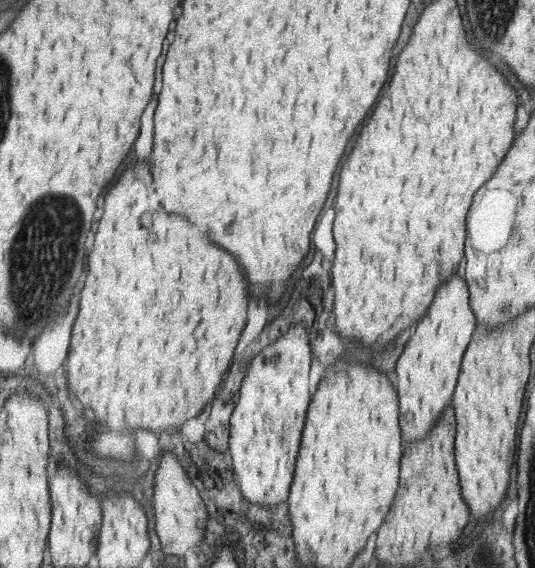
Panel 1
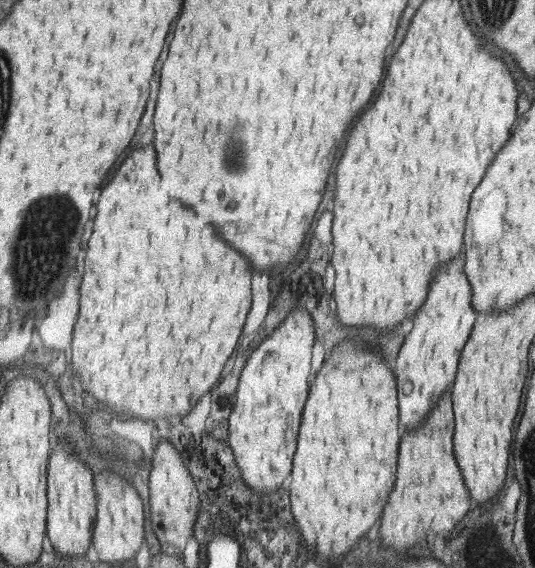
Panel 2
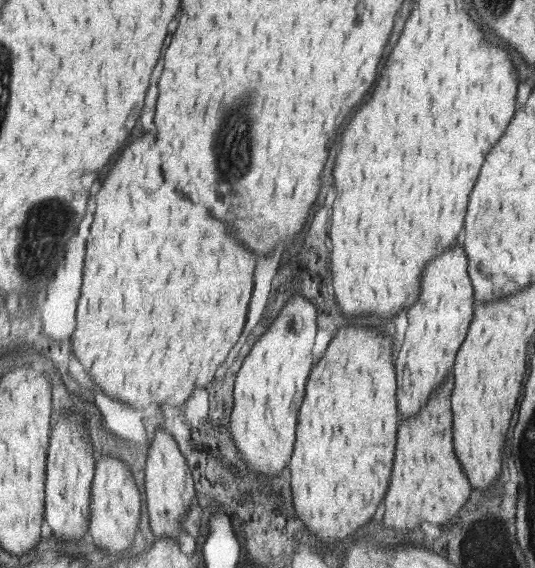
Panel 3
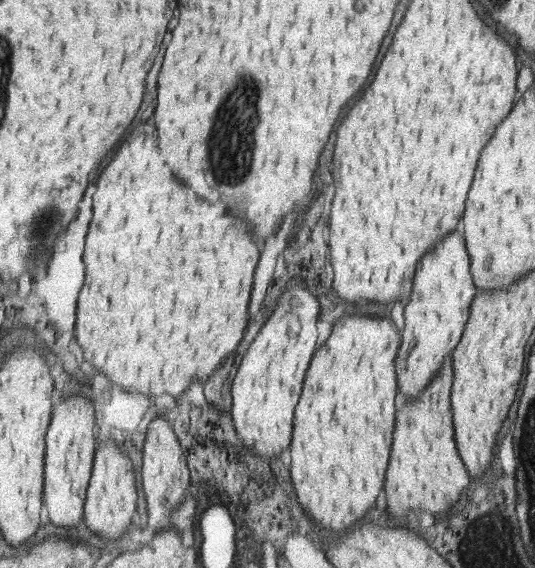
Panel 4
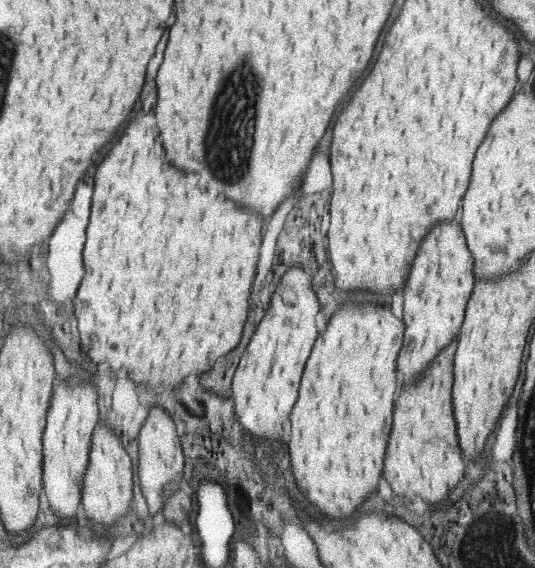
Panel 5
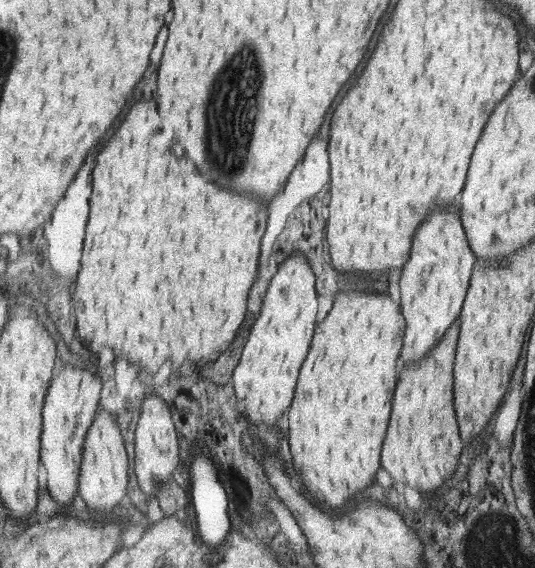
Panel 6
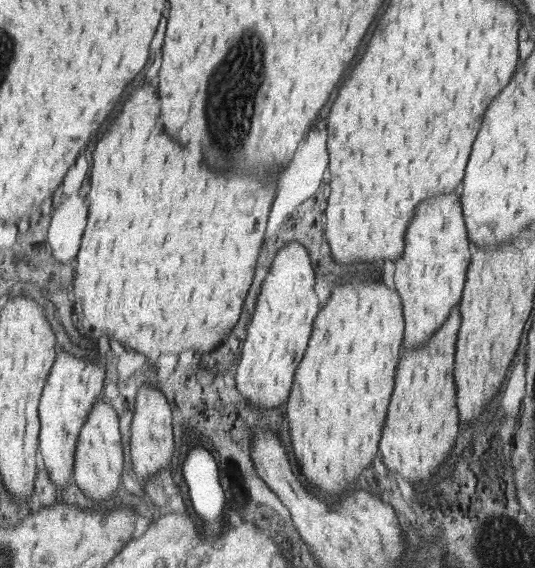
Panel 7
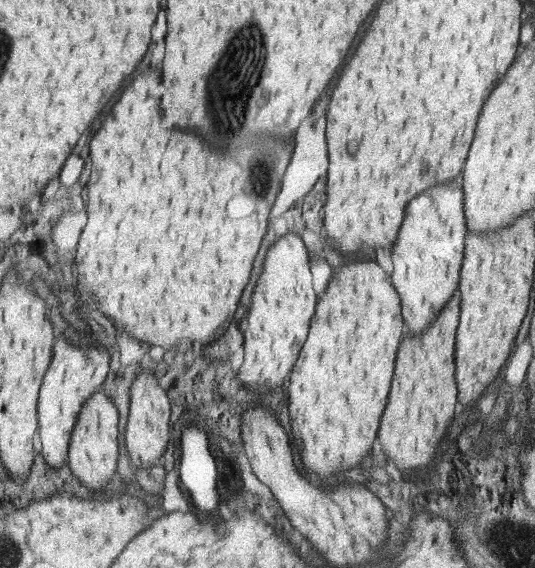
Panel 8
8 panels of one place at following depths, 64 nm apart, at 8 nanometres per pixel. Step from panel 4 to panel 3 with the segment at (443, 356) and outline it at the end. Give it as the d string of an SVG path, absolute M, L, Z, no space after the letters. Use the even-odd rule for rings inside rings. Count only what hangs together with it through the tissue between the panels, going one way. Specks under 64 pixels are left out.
M457 240L441 256L433 258L431 262L426 262L426 267L424 268L424 277L421 280L421 296L417 300L417 304L407 309L409 325L395 362L396 378L399 378L399 409L401 417L415 416L415 414L421 412L425 408L424 405L429 402L431 394L453 372L459 348L467 338L475 312L475 289L472 286L471 277L467 273L467 254L461 245L461 240Z

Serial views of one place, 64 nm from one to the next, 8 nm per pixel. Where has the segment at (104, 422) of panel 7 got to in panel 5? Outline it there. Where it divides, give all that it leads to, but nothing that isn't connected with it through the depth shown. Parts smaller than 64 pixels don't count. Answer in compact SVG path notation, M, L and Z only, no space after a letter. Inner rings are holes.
M104 421L96 426L93 433L92 449L89 453L89 468L85 474L82 502L88 520L100 526L114 526L130 510L132 502L132 462L120 444L120 438L106 427Z

